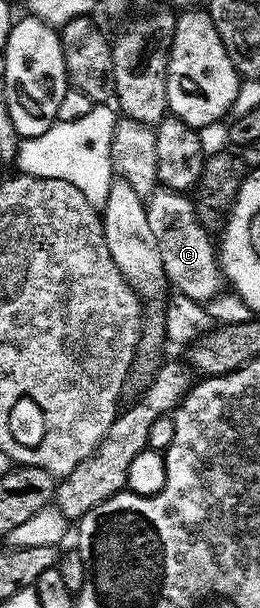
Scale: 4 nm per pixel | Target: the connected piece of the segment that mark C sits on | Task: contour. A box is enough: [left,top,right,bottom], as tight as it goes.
[145,186,224,303]

